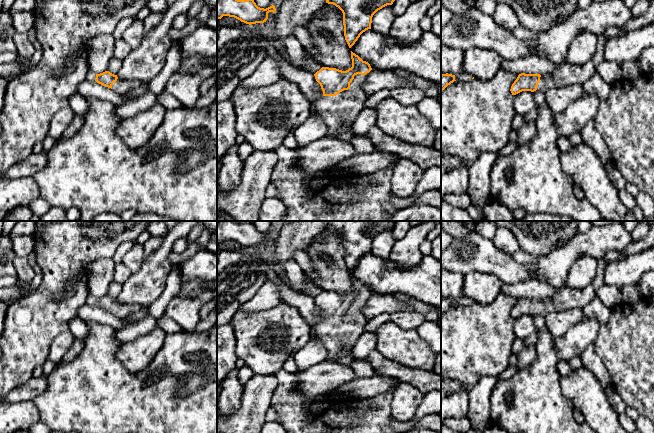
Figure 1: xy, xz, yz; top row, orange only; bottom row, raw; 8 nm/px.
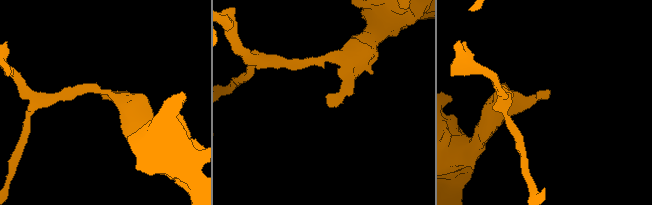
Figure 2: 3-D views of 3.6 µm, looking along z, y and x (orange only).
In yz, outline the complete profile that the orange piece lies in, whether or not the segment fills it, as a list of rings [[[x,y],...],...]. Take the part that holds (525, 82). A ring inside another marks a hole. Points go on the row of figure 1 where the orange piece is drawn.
[[[600,36],[597,50],[591,60],[584,65],[575,65],[568,61],[559,64],[556,70],[545,75],[521,73],[511,86],[512,95],[522,91],[540,90],[546,92],[552,88],[582,85],[597,73],[597,66],[604,62],[604,47],[611,38]]]

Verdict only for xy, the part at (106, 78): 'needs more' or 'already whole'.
needs more

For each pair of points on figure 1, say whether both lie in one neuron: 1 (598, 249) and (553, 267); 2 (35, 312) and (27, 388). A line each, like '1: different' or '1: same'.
1: same
2: different

